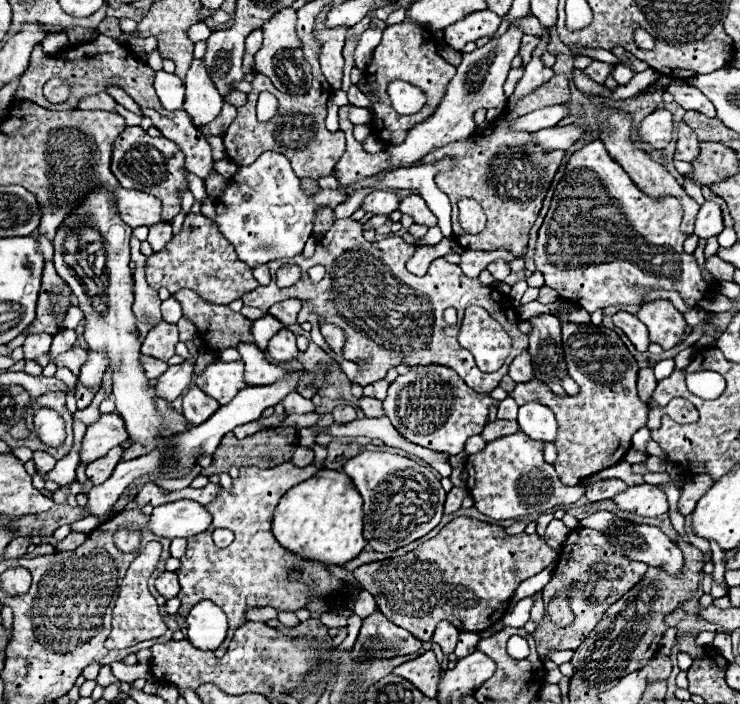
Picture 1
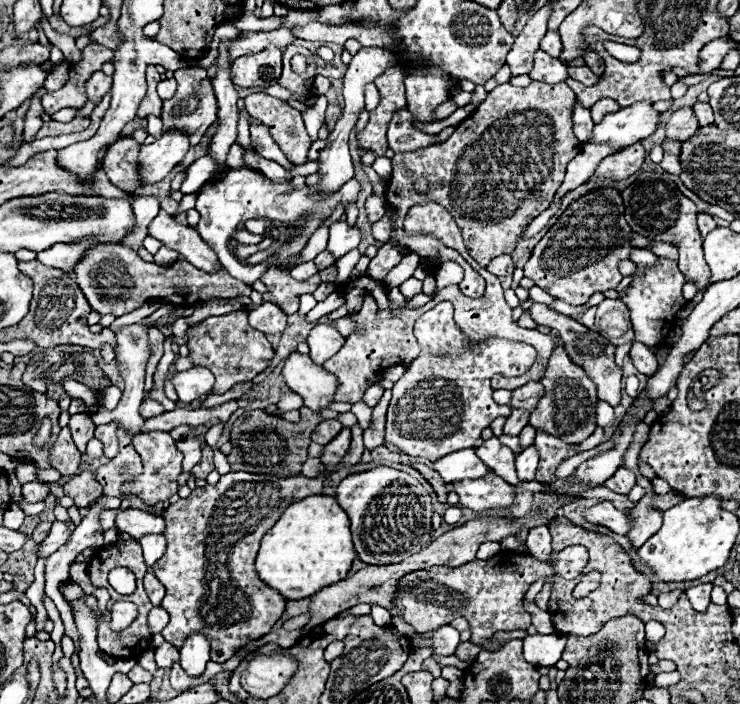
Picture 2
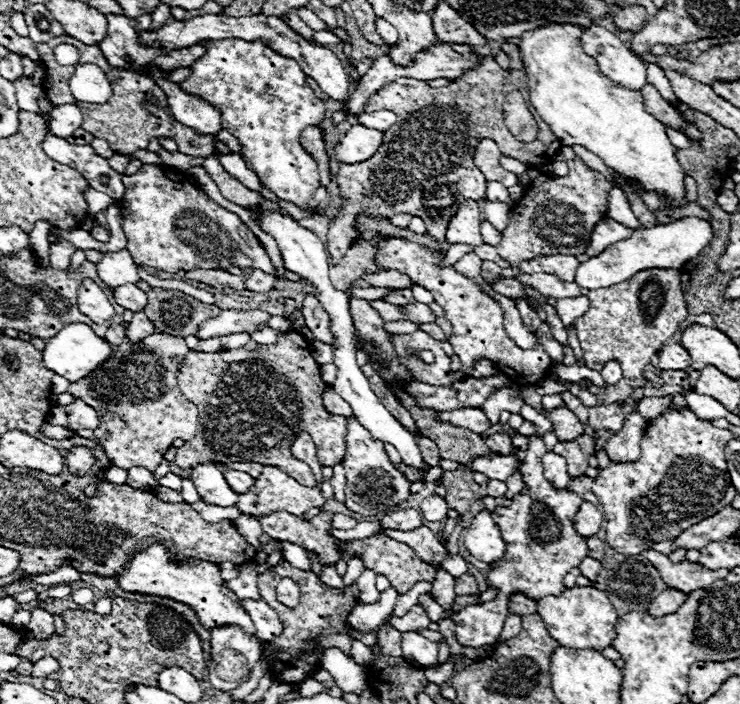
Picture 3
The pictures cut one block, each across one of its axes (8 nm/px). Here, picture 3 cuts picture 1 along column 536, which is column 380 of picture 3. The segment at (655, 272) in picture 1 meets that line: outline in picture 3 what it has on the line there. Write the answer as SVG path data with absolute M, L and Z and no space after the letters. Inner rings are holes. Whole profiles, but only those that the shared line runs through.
M386 238L378 244L374 262L378 264L378 268L398 270L410 276L410 280L414 280L418 286L432 292L434 300L444 308L446 320L454 328L448 342L454 346L454 354L460 356L462 370L466 372L466 376L470 376L474 360L480 360L480 358L496 362L500 372L504 372L506 376L514 378L514 382L520 382L520 384L534 384L542 376L546 376L550 356L544 352L544 348L540 348L540 344L536 344L536 348L532 350L518 348L504 332L504 312L500 304L492 296L488 296L474 282L474 278L466 278L464 274L456 272L454 266L440 266L444 256L446 252L414 244L406 238Z

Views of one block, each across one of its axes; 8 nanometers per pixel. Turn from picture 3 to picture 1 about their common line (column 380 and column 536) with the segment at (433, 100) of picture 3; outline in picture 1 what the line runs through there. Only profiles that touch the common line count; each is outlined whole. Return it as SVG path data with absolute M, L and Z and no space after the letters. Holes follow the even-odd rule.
M564 74L554 76L552 80L536 88L534 92L522 96L512 110L504 110L494 120L494 124L490 124L490 136L474 136L474 138L470 136L468 140L434 148L420 160L420 164L430 164L430 162L442 160L444 156L452 156L456 168L448 172L438 172L434 176L438 188L450 198L452 204L456 204L460 196L478 200L488 216L488 224L484 232L480 232L478 236L468 236L464 232L458 232L456 240L462 248L468 248L468 250L508 248L516 256L520 256L522 250L526 248L528 232L542 208L546 190L564 160L564 152L562 150L548 152L536 146L530 132L520 132L520 130L510 128L508 120L514 120L516 116L524 116L536 108L546 108L548 104L564 104L566 100L570 100L568 82L570 80Z

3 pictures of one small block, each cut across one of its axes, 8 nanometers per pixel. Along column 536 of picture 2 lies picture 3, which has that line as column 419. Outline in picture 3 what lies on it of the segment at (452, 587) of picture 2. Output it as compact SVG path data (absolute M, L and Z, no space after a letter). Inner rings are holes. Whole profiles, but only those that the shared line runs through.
M378 534L378 536L372 536L372 538L364 538L364 540L352 540L344 558L352 558L354 554L360 554L364 558L364 566L374 570L376 574L384 574L390 584L402 594L402 592L408 592L418 580L428 580L432 582L434 580L434 570L430 564L424 564L410 546L406 544L400 544L396 540L390 540L386 534Z

